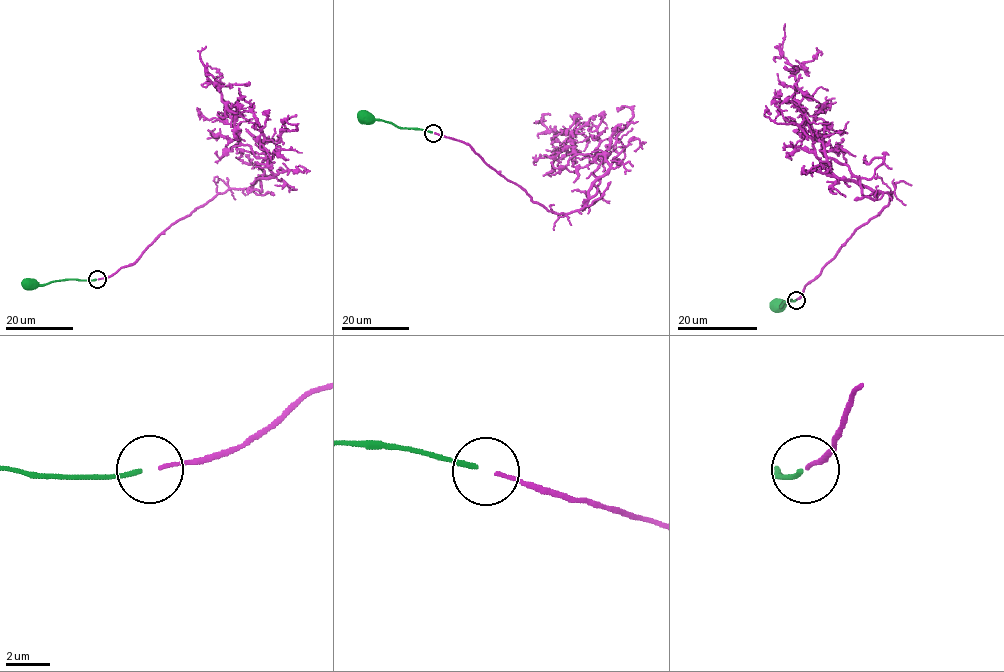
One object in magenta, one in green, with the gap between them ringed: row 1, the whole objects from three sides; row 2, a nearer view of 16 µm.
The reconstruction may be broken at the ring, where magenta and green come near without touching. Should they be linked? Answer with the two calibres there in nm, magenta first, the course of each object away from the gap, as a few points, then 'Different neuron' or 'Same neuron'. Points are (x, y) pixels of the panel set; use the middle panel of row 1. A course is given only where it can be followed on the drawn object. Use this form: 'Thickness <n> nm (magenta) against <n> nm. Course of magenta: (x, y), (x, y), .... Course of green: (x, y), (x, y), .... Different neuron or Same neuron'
Thickness 150 nm (magenta) against 220 nm. Course of magenta: (434, 133), (467, 143), (549, 211), (578, 211), (602, 159), (542, 123). Course of green: (431, 132), (401, 128), (378, 120), (365, 121), (365, 117). Different neuron

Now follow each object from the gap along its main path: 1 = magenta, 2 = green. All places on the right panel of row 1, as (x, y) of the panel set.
1: (797, 299), (892, 193), (863, 187), (822, 152), (794, 99), (795, 69), (783, 56), (785, 23)
2: (796, 299), (785, 301), (781, 306), (782, 302), (778, 303)

